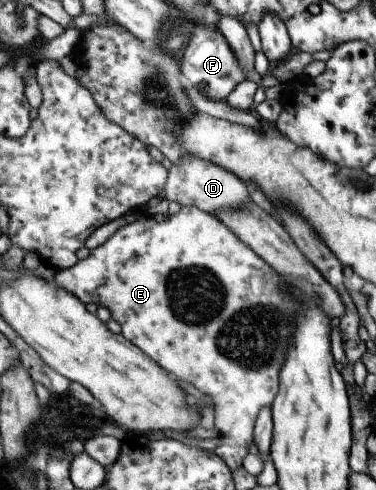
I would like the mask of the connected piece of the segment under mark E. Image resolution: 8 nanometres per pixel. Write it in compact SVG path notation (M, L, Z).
M196 206L182 207L180 211L172 216L165 215L162 223L154 221L151 216L139 219L133 224L119 229L112 237L100 247L91 250L91 254L76 266L69 270L56 272L54 280L57 284L72 295L78 296L85 304L94 303L96 306L106 307L111 317L122 327L122 335L132 341L134 345L142 348L152 359L162 364L169 372L173 373L177 379L191 383L202 393L214 400L215 405L215 427L220 435L212 439L201 439L183 435L182 433L162 433L166 438L182 441L192 447L200 447L203 450L213 451L218 454L232 471L236 471L243 466L244 458L249 454L248 445L254 443L255 425L258 416L265 407L272 407L278 395L280 387L280 371L282 363L286 361L289 348L293 345L293 337L297 333L297 316L301 313L303 305L295 298L291 287L285 279L265 260L253 247L250 247L235 231L232 231L216 214L205 212Z

